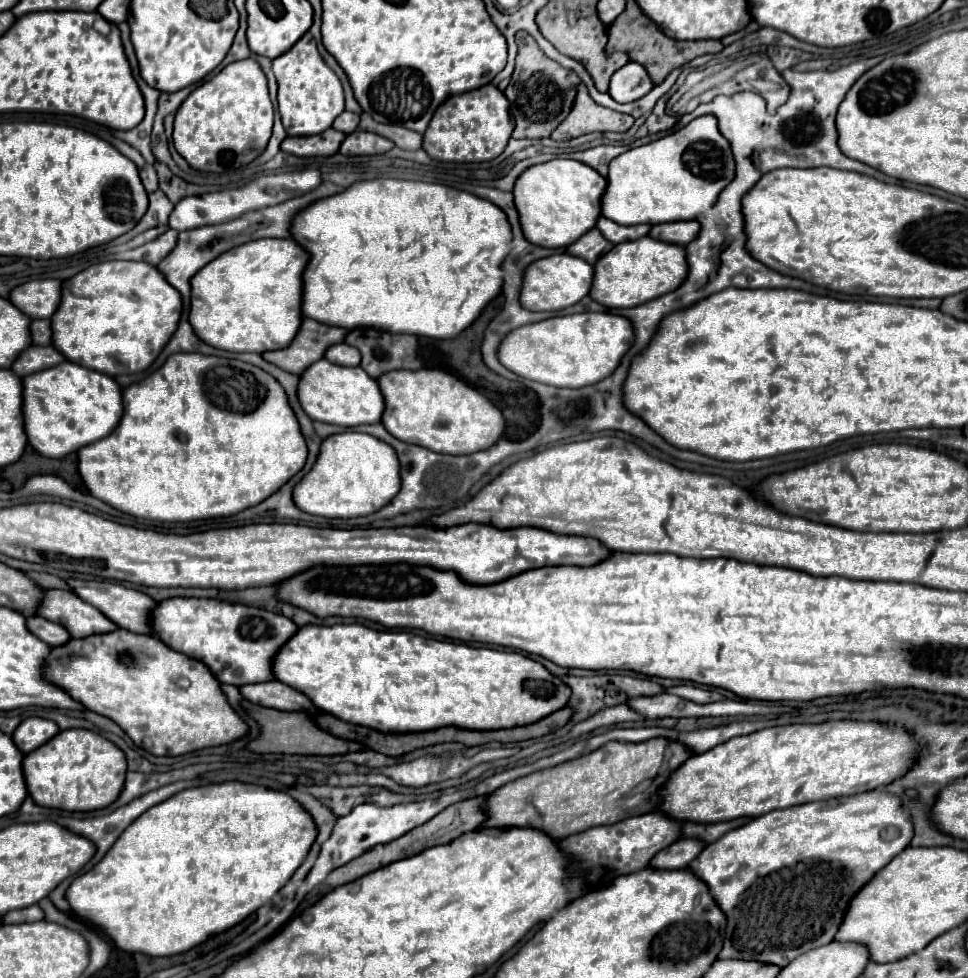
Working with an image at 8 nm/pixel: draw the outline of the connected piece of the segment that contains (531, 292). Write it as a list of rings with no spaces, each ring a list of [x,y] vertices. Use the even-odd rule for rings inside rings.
[[[569,253],[551,255],[531,263],[523,277],[523,291],[521,291],[521,305],[529,311],[561,311],[579,303],[585,295],[589,295],[593,283],[593,267]]]

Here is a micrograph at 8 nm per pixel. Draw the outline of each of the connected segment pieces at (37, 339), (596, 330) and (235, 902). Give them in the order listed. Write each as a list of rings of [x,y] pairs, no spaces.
[[[33,321],[33,325],[31,325],[33,343],[37,343],[37,345],[51,345],[53,331],[51,331],[49,323],[51,321]]]
[[[585,311],[565,317],[551,317],[515,329],[499,345],[497,357],[509,371],[517,373],[519,377],[553,387],[579,389],[609,377],[619,367],[619,361],[631,347],[631,341],[631,323],[627,323],[621,315]]]
[[[241,781],[209,783],[185,789],[147,809],[121,833],[119,841],[91,871],[71,883],[67,901],[78,919],[91,921],[123,951],[153,957],[177,955],[211,935],[231,929],[271,901],[287,885],[295,869],[303,865],[303,857],[307,857],[313,843],[315,821],[289,793]]]

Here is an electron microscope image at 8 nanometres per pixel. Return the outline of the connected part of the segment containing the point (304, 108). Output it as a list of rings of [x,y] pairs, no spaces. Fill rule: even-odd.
[[[305,33],[287,53],[279,55],[279,59],[273,59],[273,73],[279,85],[281,121],[289,135],[319,135],[333,125],[339,113],[343,113],[345,109],[343,87],[337,75],[319,57],[311,33]],[[297,129],[307,129],[307,131],[297,133]]]

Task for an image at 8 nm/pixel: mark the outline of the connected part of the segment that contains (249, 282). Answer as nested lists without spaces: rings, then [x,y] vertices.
[[[257,239],[235,249],[229,249],[209,265],[205,265],[191,279],[191,313],[189,321],[199,339],[205,343],[225,349],[225,351],[251,351],[265,353],[267,349],[283,349],[283,345],[291,343],[295,337],[295,329],[299,329],[299,321],[303,321],[301,313],[301,291],[303,291],[303,271],[307,267],[309,253],[301,249],[301,245],[293,239]]]

